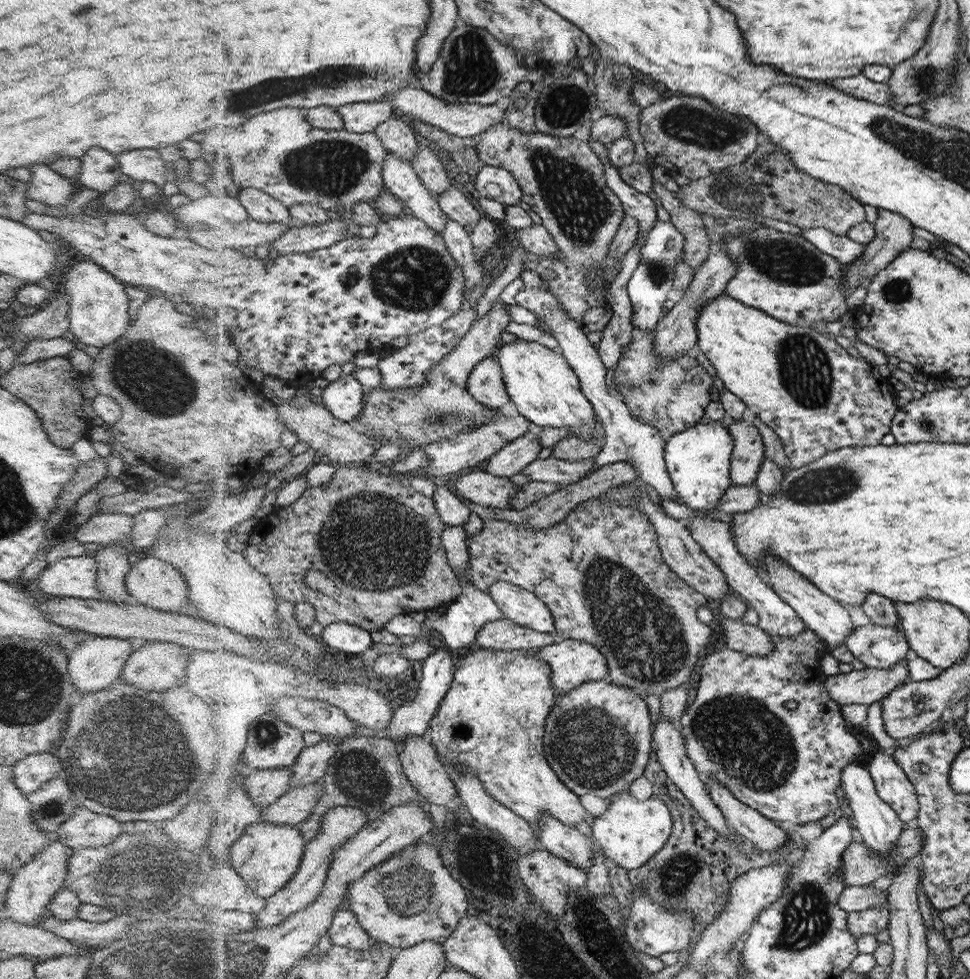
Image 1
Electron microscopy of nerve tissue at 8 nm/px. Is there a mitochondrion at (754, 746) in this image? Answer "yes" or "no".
yes

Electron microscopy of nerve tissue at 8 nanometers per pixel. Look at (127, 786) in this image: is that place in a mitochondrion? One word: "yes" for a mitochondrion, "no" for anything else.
yes

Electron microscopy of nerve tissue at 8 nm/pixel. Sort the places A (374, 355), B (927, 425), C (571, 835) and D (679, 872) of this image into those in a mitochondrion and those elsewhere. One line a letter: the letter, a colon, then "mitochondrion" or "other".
A: other
B: mitochondrion
C: other
D: mitochondrion

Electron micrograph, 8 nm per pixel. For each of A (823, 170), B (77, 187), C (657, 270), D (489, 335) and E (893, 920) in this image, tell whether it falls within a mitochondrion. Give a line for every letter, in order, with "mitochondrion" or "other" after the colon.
A: other
B: other
C: mitochondrion
D: other
E: other

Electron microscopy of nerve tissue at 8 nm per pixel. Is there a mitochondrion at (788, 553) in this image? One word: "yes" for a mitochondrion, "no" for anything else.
no

